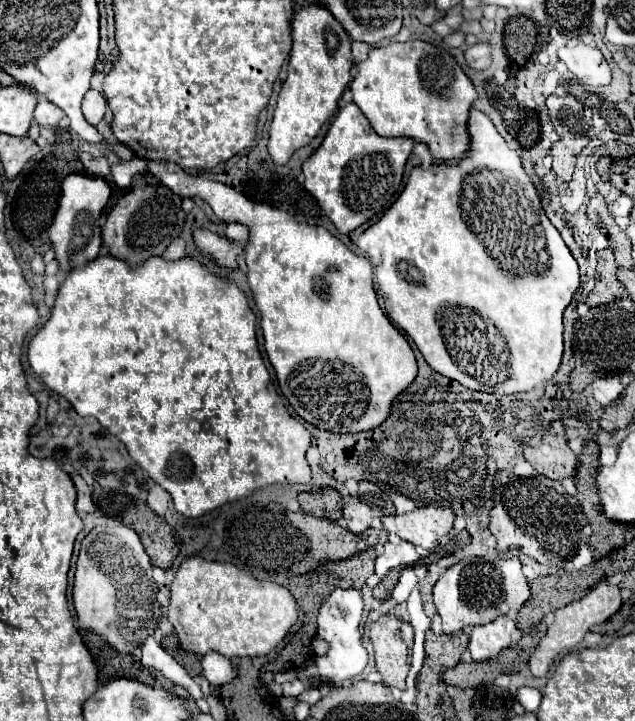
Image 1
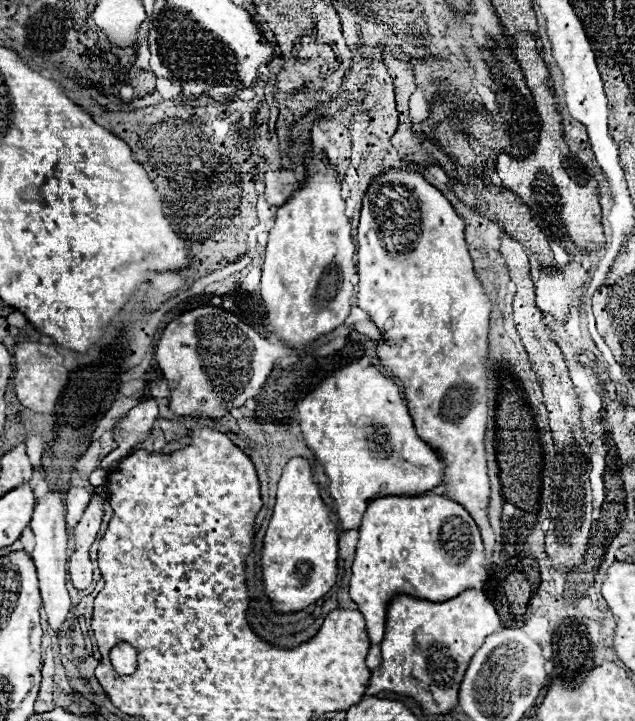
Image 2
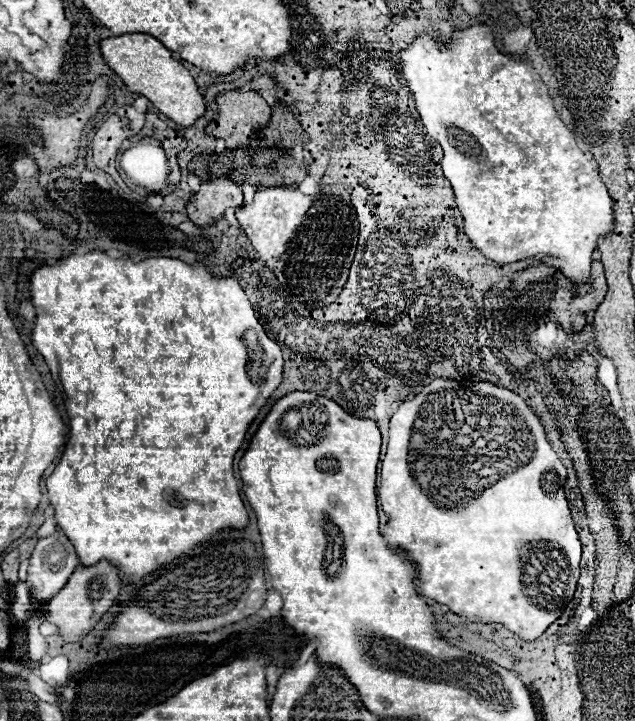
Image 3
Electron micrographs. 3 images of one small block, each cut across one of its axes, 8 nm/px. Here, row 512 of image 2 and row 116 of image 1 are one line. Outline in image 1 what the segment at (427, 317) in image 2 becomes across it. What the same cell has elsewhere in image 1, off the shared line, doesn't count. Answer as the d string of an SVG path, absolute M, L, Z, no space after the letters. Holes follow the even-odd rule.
M472 108L470 110L470 122L468 122L468 130L472 136L472 144L470 144L470 152L464 160L458 160L452 166L432 166L432 168L414 168L406 188L402 190L402 194L398 196L398 200L390 206L390 210L376 222L372 224L368 230L362 232L362 236L358 238L358 254L368 258L374 266L374 274L376 274L376 284L378 284L378 292L384 296L384 304L386 304L386 314L390 316L392 324L396 328L400 328L402 332L406 332L418 346L418 350L422 352L422 356L426 358L426 362L440 372L442 376L460 382L462 386L470 388L470 390L478 390L478 392L490 392L490 394L520 394L520 392L528 392L534 386L548 382L560 368L562 362L562 332L564 332L564 324L562 324L562 314L566 310L566 306L570 304L574 292L578 290L580 278L578 278L578 264L574 260L574 256L570 254L568 246L564 244L560 232L552 226L552 222L546 218L542 206L540 206L540 198L536 194L536 188L532 186L530 178L526 176L520 156L510 150L504 142L504 138L498 134L498 130L494 128L492 120Z

